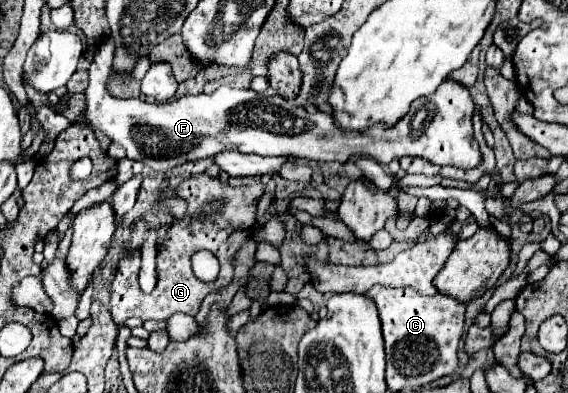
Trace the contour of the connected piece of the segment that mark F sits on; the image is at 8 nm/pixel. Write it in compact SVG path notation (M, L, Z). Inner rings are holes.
M109 37L95 51L89 67L89 87L85 91L87 111L79 127L103 131L111 141L125 147L127 157L141 161L155 171L167 171L187 161L213 157L223 149L237 149L255 155L283 155L303 157L313 161L345 163L353 155L373 157L387 165L401 157L421 157L433 165L473 169L483 161L483 153L473 137L471 117L475 111L469 89L459 83L445 81L427 97L411 103L409 113L391 129L373 125L363 133L341 131L329 113L307 113L293 101L267 91L255 93L251 89L219 87L211 95L185 95L169 103L147 103L141 99L115 99L107 93L106 82L113 62L113 39Z

